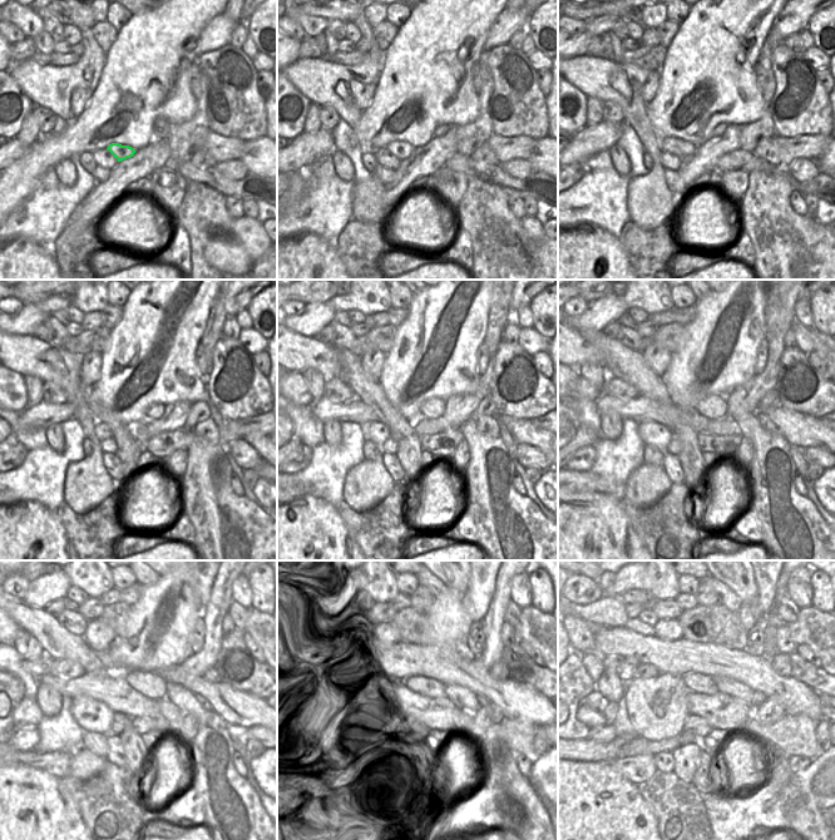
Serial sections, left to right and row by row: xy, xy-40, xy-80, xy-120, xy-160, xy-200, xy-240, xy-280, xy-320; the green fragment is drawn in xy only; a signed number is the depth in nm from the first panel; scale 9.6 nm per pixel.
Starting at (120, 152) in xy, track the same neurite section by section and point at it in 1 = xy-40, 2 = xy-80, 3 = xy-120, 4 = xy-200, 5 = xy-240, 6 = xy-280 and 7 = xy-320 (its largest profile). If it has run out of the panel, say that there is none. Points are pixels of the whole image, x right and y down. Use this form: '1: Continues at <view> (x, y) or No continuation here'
1: Continues at xy-40 (401, 151)
2: Continues at xy-80 (677, 147)
3: Continues at xy-120 (102, 430)
4: Continues at xy-200 (656, 434)
5: Continues at xy-240 (92, 715)
6: Continues at xy-280 (375, 715)
7: Continues at xy-320 (657, 710).

